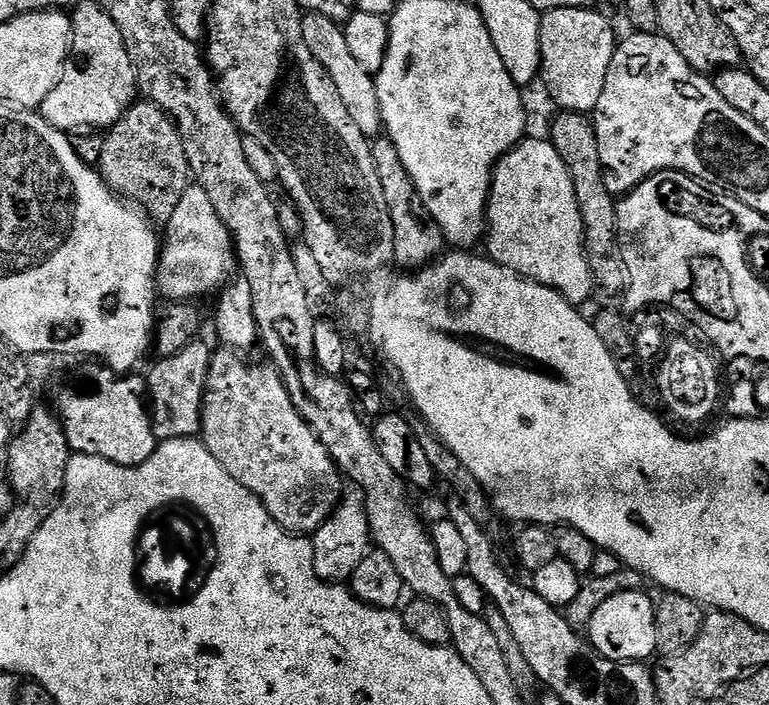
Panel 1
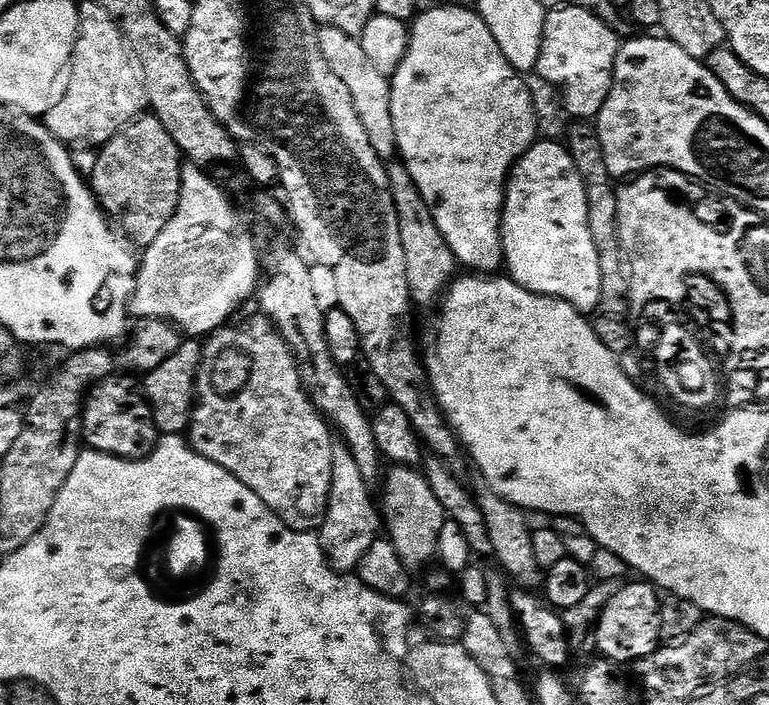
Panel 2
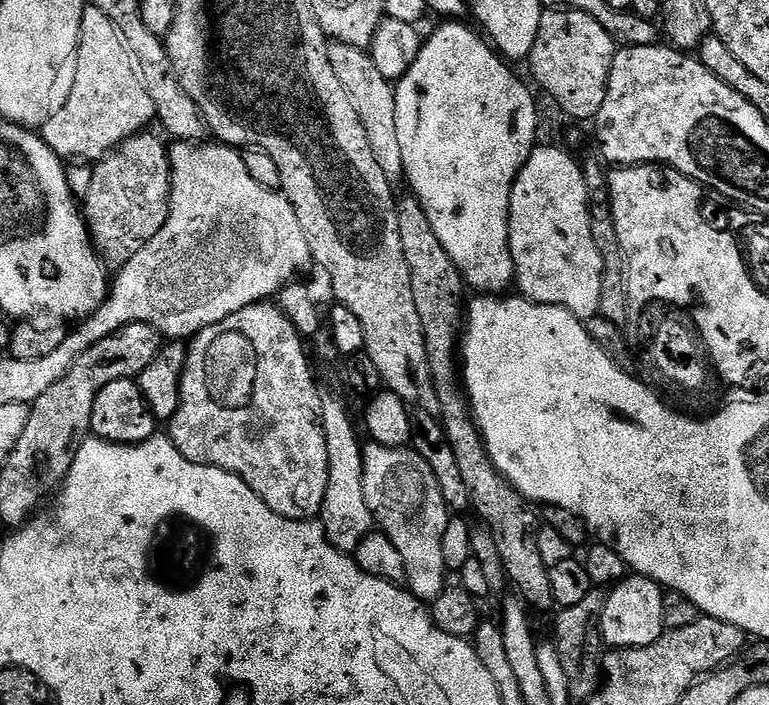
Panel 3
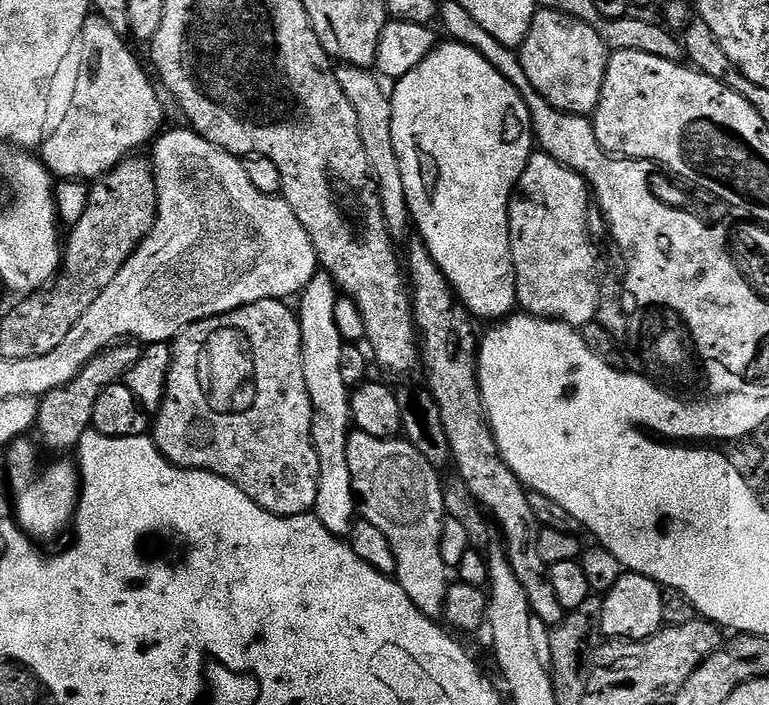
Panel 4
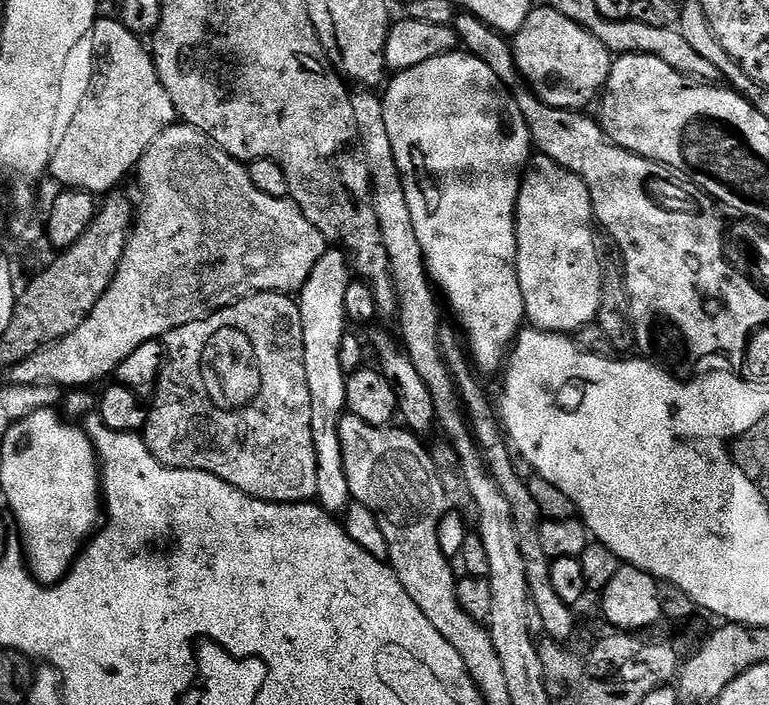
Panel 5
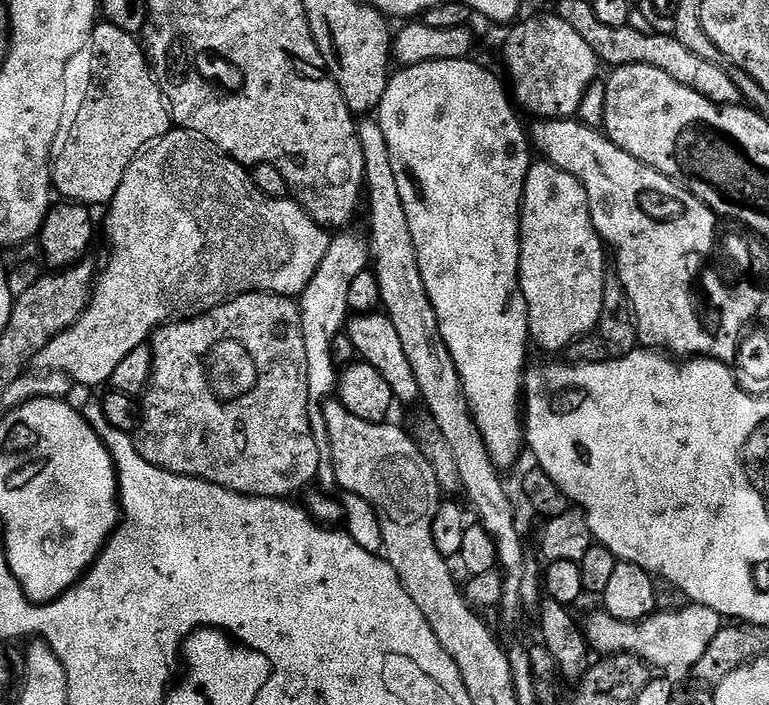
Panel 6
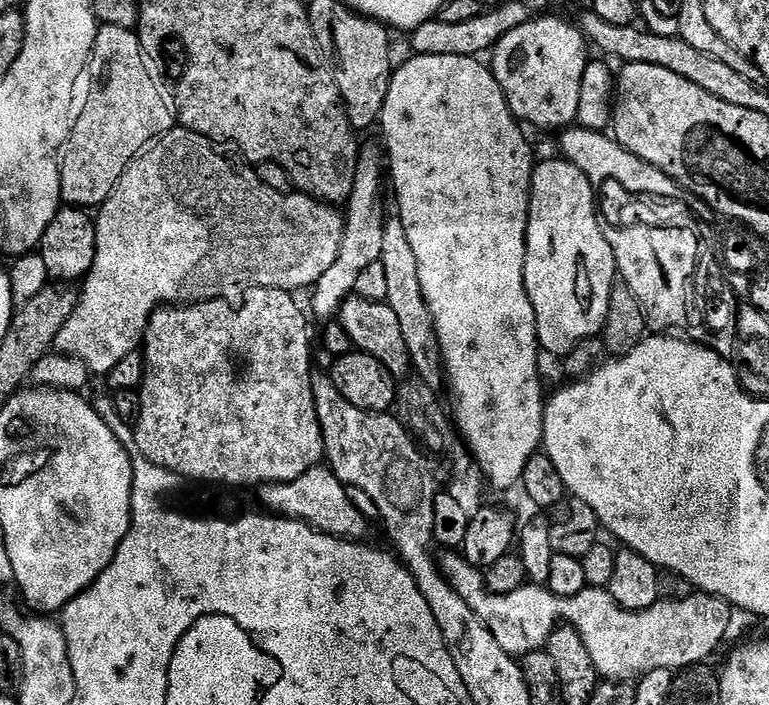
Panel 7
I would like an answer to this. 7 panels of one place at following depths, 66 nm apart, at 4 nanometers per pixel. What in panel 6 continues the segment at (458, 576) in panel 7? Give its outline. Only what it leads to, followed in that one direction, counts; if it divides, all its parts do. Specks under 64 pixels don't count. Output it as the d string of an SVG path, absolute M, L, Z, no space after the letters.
M689 603L677 612L657 611L645 620L619 620L608 612L597 610L586 620L588 643L600 654L627 654L639 656L645 664L656 668L691 669L706 654L706 646L720 633L722 617L701 604Z

